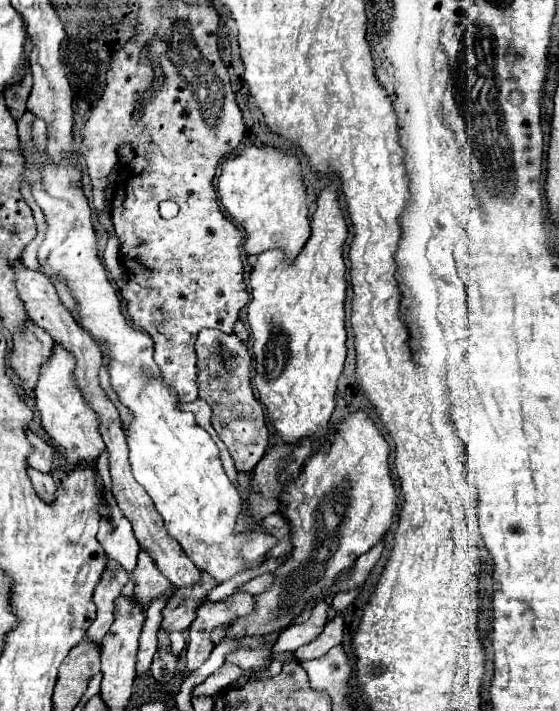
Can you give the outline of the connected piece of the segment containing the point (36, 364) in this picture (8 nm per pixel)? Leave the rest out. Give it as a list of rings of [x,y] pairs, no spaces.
[[[29,321],[25,331],[13,335],[13,343],[13,355],[9,363],[11,373],[19,377],[25,395],[33,397],[41,367],[51,357],[53,339],[51,335],[47,335],[47,331],[39,329],[39,325]]]

